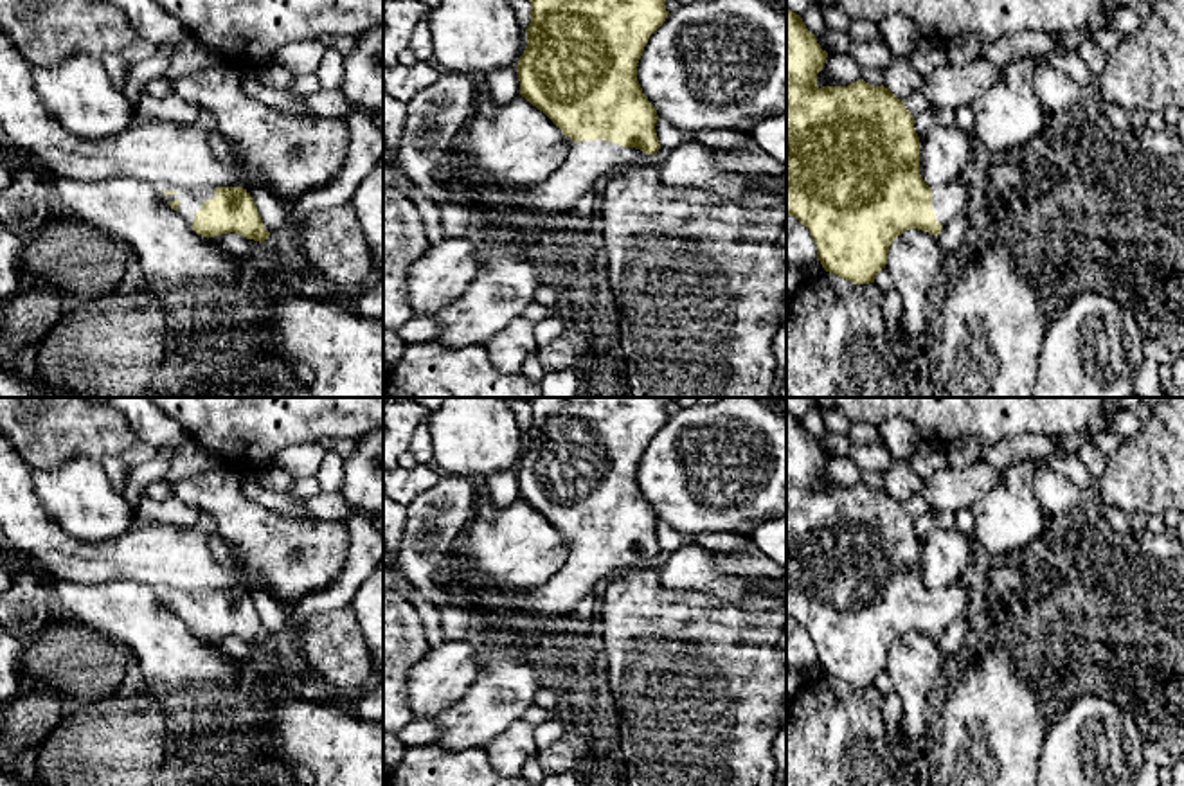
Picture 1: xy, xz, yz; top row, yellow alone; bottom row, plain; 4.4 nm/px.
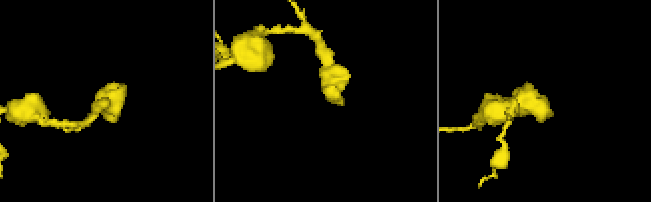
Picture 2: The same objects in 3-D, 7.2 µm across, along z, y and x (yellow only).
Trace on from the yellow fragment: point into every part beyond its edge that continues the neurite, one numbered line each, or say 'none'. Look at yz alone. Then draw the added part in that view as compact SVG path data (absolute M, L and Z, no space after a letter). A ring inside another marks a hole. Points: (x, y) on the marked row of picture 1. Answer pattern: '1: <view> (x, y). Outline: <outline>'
1: yz (949, 202). Outline: M961 178L946 185L932 187L930 191L932 210L943 228L948 227L955 218L966 214L972 192Z

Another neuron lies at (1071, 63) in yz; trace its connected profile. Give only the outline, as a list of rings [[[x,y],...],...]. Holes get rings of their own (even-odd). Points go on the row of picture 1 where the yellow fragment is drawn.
[[[1049,52],[1044,56],[1047,67],[1065,72],[1081,86],[1085,86],[1090,79],[1094,79],[1089,65],[1078,52]]]

